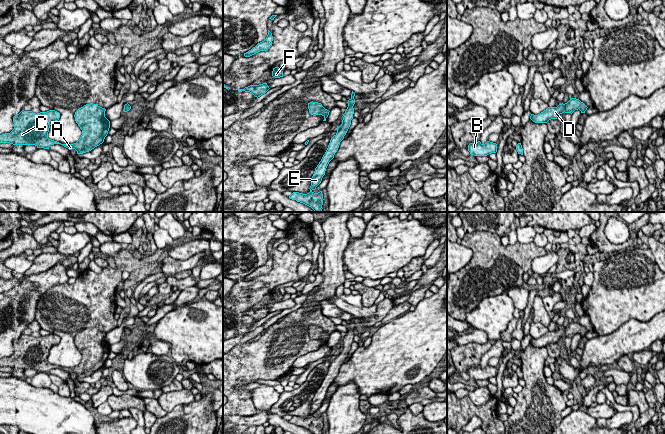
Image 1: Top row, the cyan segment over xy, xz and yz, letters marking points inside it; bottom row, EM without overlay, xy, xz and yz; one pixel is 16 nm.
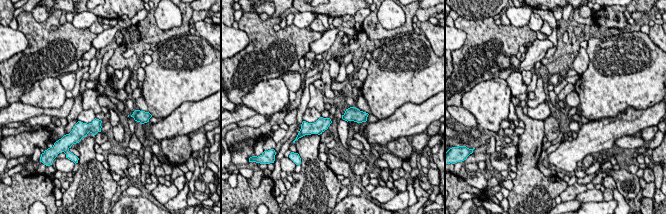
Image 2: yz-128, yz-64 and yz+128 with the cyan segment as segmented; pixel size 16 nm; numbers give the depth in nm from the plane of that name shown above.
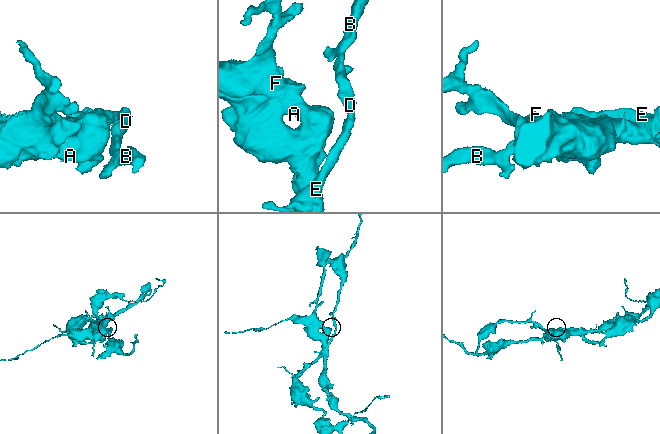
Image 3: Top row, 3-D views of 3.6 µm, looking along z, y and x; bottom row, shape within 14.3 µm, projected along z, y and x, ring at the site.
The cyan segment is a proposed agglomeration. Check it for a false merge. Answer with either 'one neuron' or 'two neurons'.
one neuron

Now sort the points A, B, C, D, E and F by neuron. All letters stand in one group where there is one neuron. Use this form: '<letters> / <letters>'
A B C D E F

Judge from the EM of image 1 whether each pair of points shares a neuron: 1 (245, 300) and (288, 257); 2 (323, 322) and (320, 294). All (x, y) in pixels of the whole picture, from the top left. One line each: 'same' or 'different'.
1: same
2: same

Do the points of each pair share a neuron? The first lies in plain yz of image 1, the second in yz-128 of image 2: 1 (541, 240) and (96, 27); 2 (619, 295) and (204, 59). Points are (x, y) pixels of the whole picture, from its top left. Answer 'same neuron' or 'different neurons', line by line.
1: same neuron
2: same neuron

